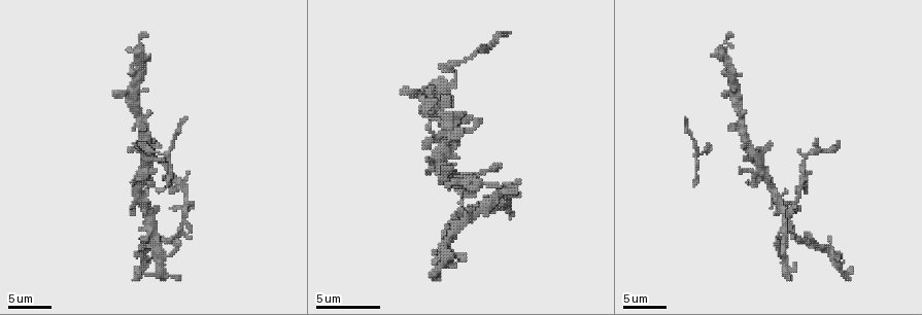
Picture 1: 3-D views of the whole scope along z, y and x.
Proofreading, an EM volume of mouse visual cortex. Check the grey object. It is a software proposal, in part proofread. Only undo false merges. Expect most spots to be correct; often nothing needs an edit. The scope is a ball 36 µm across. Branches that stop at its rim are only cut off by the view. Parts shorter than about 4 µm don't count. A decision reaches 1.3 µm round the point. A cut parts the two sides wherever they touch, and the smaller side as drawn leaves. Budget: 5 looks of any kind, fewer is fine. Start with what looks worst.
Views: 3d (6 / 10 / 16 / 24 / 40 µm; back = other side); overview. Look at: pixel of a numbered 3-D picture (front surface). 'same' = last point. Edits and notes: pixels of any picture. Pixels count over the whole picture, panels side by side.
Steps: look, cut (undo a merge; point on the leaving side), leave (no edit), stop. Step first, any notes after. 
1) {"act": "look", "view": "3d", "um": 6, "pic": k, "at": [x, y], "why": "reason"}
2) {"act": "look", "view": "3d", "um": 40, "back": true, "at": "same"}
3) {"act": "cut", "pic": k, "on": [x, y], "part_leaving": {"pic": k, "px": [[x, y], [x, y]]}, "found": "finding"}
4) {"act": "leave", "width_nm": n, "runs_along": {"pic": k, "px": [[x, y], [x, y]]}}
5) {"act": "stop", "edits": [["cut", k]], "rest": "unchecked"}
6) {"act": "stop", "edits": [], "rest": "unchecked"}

{"act": "look", "view": "3d", "um": 16, "pic": 1, "at": [736, 126]}

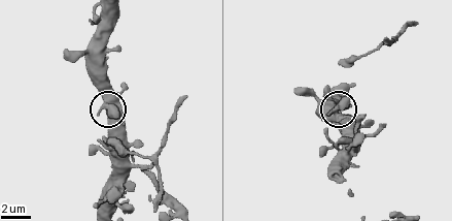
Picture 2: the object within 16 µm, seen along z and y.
{"act": "look", "view": "3d", "um": 16, "back": true, "pic": 2, "at": [340, 108]}

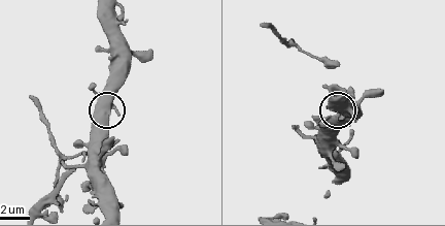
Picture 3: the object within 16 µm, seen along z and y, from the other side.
{"act": "leave", "found": "continuous, no second neuron"}

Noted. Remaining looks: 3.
{"act": "look", "view": "3d", "um": 16, "pic": 1, "at": [145, 160], "why": "a narrow waist"}

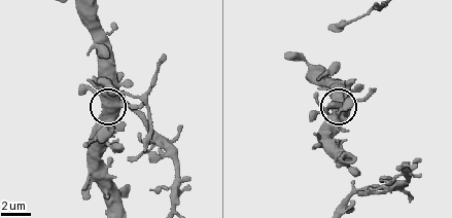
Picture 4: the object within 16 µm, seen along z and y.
{"act": "leave", "found": "all the same neuron"}

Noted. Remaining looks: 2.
{"act": "look", "view": "3d", "um": 16, "pic": 1, "at": [790, 213]}

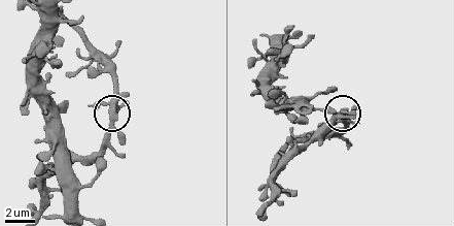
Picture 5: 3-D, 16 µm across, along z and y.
{"act": "look", "view": "3d", "um": 6, "pic": 5, "at": [116, 109]}

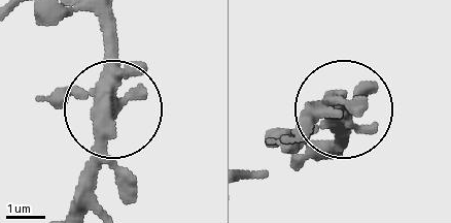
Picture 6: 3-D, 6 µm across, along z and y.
{"act": "leave", "width_nm": 380, "found": "one neuron here"}

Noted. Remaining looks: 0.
{"act": "stop", "edits": [], "rest": "unchecked"}

